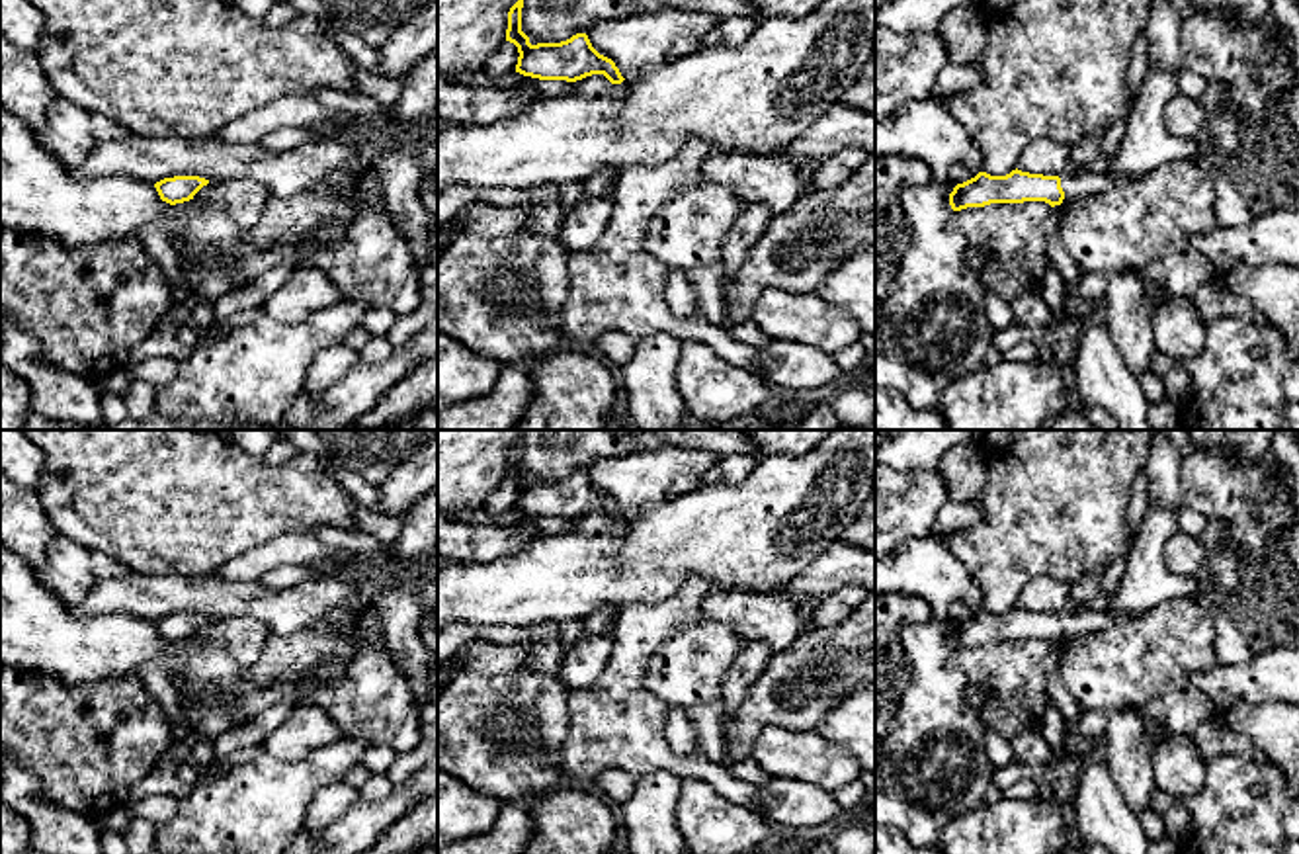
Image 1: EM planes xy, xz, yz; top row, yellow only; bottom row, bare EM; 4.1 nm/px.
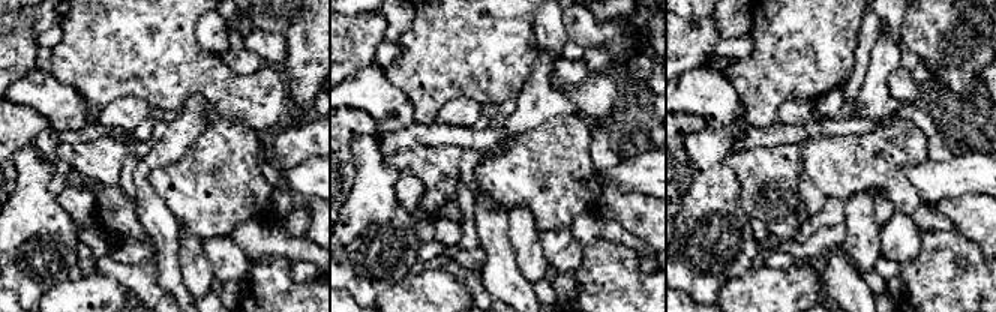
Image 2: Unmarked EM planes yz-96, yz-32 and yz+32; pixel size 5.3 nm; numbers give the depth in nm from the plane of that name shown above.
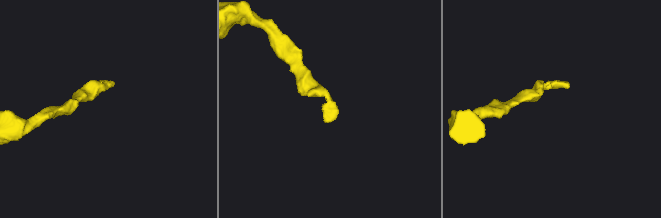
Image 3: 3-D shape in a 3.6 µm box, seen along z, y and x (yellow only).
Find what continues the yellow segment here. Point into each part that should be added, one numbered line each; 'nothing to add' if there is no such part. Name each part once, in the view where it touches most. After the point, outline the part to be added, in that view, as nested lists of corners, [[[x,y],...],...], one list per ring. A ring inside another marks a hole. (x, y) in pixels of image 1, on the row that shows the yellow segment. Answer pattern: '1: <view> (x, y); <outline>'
1: yz (1085, 182); [[[1080,168],[1076,174],[1061,174],[1061,188],[1065,192],[1063,201],[1078,201],[1088,195],[1102,193],[1113,186],[1135,182],[1131,176],[1117,176],[1111,172],[1094,172],[1092,168]]]

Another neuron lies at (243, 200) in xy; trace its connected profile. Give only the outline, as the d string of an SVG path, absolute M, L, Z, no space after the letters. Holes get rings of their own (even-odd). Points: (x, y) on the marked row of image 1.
M248 178L209 182L191 201L221 207L240 229L250 231L260 221L272 193Z

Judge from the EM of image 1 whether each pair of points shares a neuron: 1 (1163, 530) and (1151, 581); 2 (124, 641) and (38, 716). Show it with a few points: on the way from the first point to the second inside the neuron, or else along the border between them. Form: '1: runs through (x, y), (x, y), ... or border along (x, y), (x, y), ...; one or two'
1: runs through (1151, 542), (1151, 569); one
2: border along (30, 671), (67, 684), (118, 677); two

